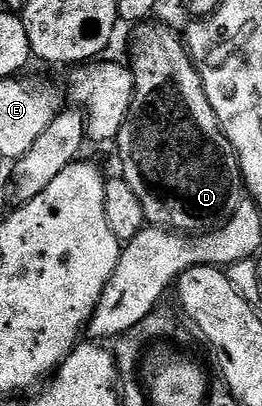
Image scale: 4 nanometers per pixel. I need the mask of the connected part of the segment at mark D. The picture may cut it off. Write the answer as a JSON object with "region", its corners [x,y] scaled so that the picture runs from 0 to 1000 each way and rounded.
{"region":[[[592,52],[519,62],[500,94],[492,170],[515,190],[515,234],[447,342],[454,389],[469,397],[462,436],[519,478],[573,554],[718,581],[771,581],[855,557],[935,493],[927,426],[912,387],[851,333],[828,276],[813,276],[813,256],[782,236],[775,190],[729,145],[710,101],[676,76]]]}

